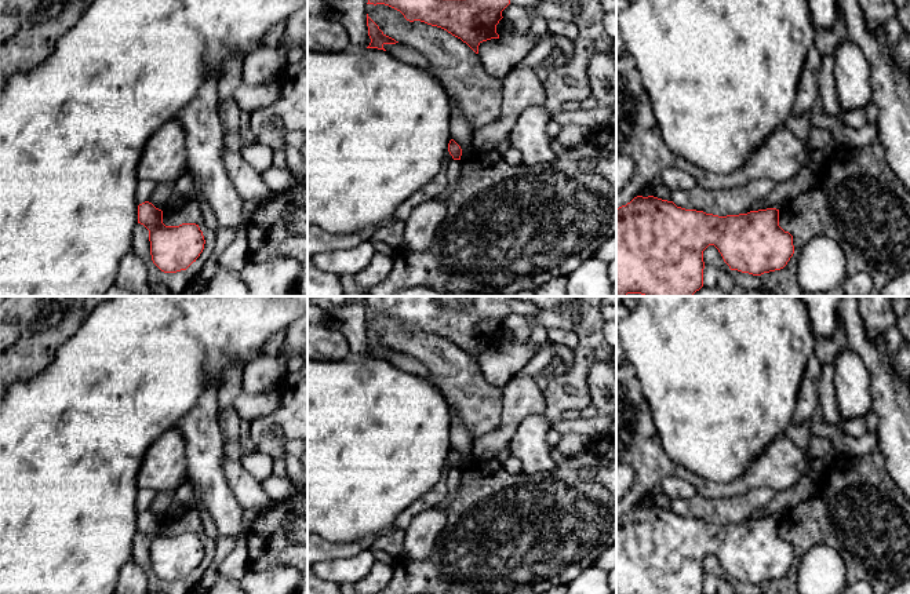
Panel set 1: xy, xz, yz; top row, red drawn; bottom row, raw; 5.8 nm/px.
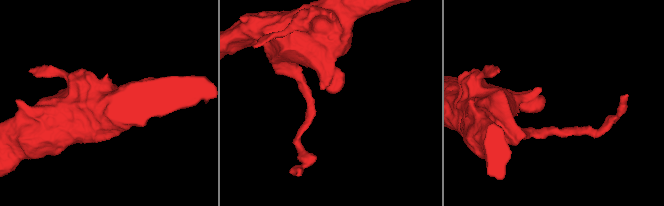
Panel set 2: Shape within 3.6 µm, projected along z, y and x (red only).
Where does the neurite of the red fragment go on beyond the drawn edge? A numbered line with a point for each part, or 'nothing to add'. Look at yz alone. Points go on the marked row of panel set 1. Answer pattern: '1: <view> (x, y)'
nothing to add

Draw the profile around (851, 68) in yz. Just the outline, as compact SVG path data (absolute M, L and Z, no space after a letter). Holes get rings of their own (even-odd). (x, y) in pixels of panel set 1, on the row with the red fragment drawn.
M847 39L833 54L836 92L841 113L871 102L870 69L864 54Z

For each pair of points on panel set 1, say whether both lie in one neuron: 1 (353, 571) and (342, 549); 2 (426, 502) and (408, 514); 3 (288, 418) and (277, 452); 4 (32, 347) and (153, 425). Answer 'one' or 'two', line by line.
1: two
2: one
3: one
4: two

